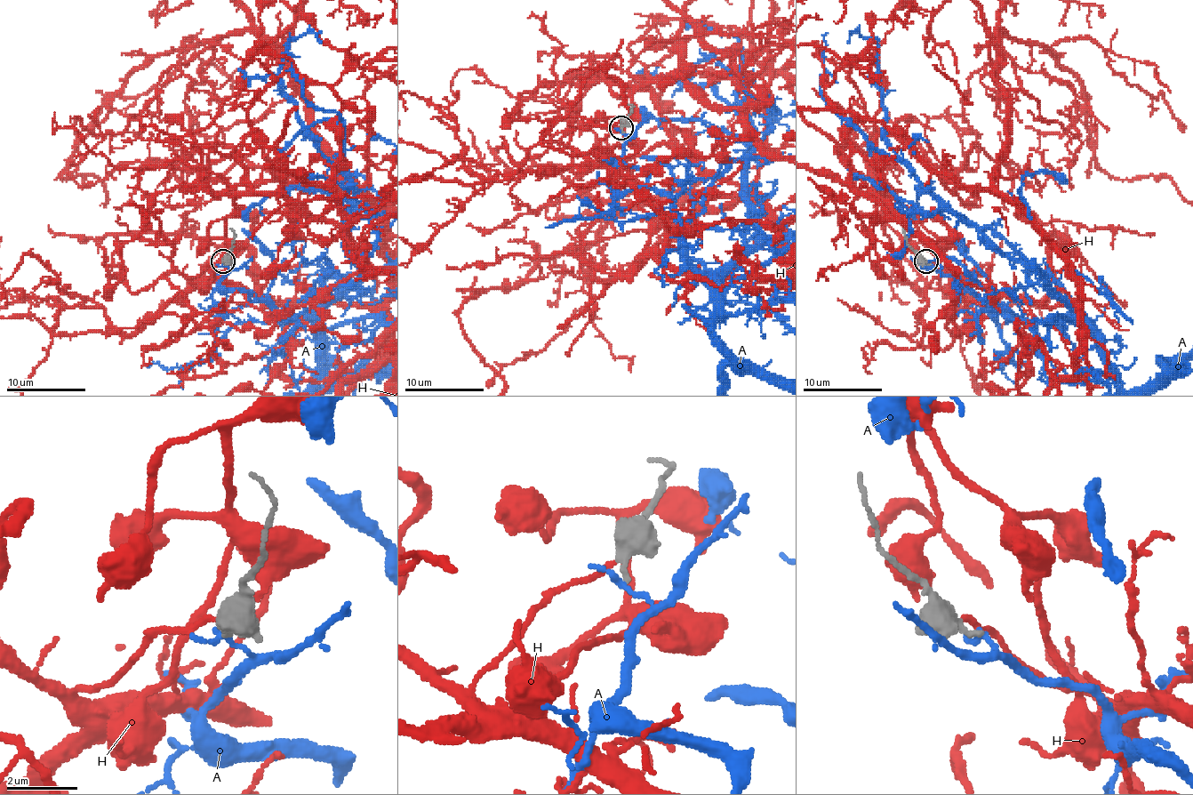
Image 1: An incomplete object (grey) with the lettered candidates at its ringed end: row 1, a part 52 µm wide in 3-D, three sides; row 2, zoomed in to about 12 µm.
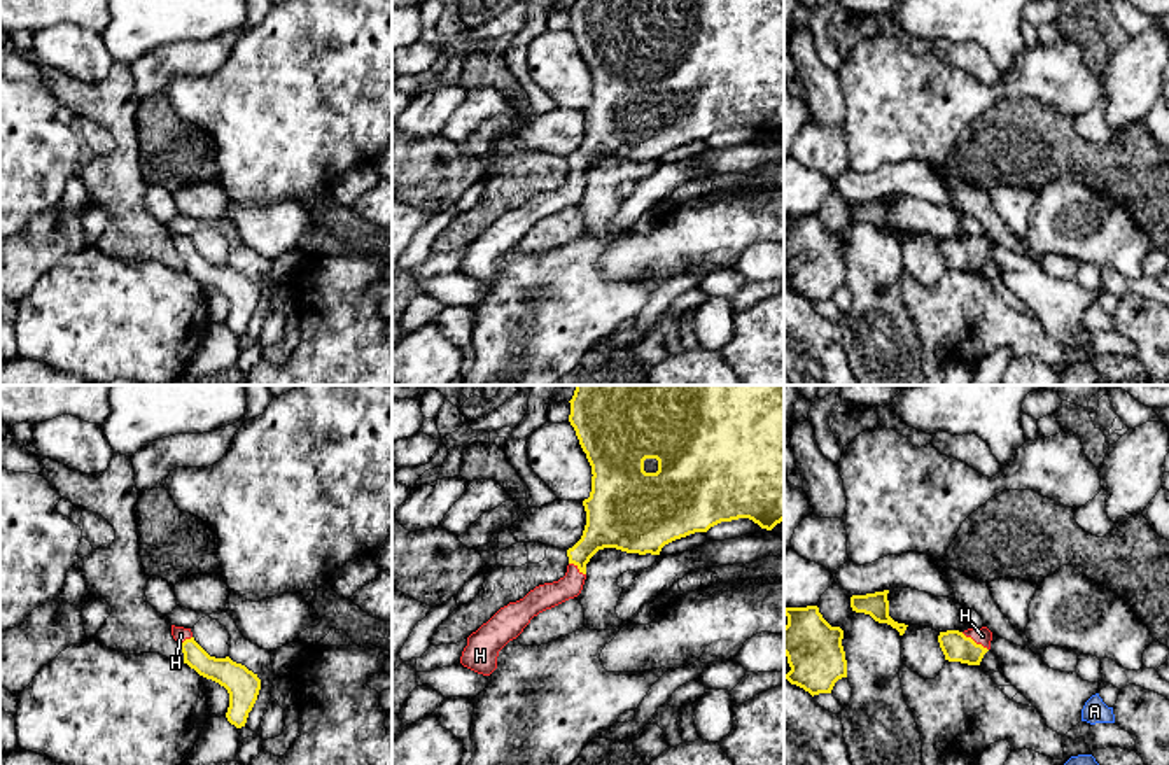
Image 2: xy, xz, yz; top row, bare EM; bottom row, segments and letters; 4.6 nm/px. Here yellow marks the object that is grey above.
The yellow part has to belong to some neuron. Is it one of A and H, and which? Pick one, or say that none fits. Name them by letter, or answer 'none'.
H

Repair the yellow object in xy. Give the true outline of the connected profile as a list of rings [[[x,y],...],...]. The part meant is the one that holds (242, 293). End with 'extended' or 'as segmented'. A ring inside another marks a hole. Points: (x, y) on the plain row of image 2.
[[[172,233],[172,243],[184,261],[184,271],[194,277],[200,284],[224,294],[229,301],[229,315],[226,326],[236,336],[245,334],[252,319],[261,287],[245,273],[233,270],[229,264],[210,264],[192,245],[191,236]]]; extended

